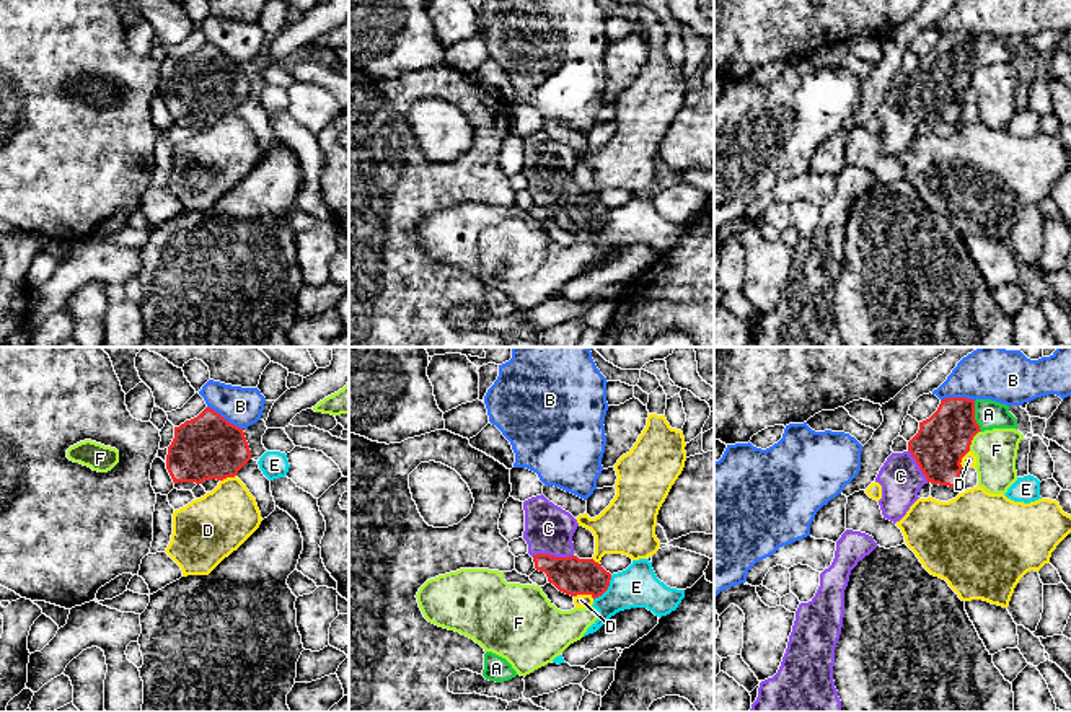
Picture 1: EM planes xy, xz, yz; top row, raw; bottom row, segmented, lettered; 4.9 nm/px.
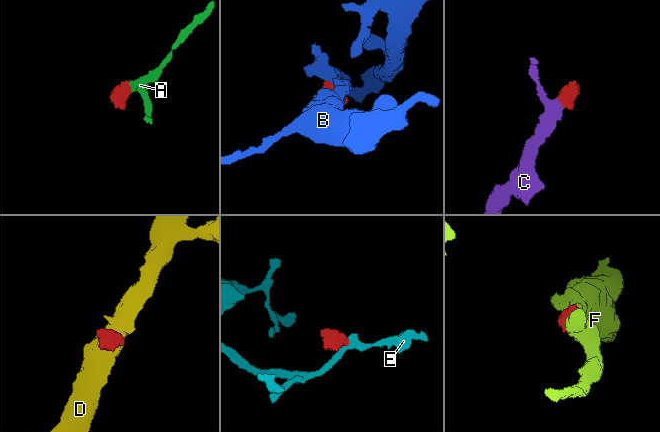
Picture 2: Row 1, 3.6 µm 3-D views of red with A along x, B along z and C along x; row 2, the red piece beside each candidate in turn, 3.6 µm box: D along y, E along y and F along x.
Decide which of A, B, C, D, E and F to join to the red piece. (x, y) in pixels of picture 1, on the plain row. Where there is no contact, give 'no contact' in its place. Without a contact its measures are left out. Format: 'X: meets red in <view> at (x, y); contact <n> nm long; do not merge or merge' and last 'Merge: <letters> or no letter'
A: meets red in yz at (974, 51); contact 160 nm long; merge
B: meets red in xy at (225, 54); contact 200 nm long; do not merge
C: meets red in xz at (551, 191); contact 200 nm long; merge
D: meets red in xz at (584, 228); contact 110 nm long; do not merge
E: meets red in xz at (607, 224); contact 160 nm long; do not merge
F: meets red in yz at (972, 74); contact 120 nm long; do not merge
Merge: A, C

